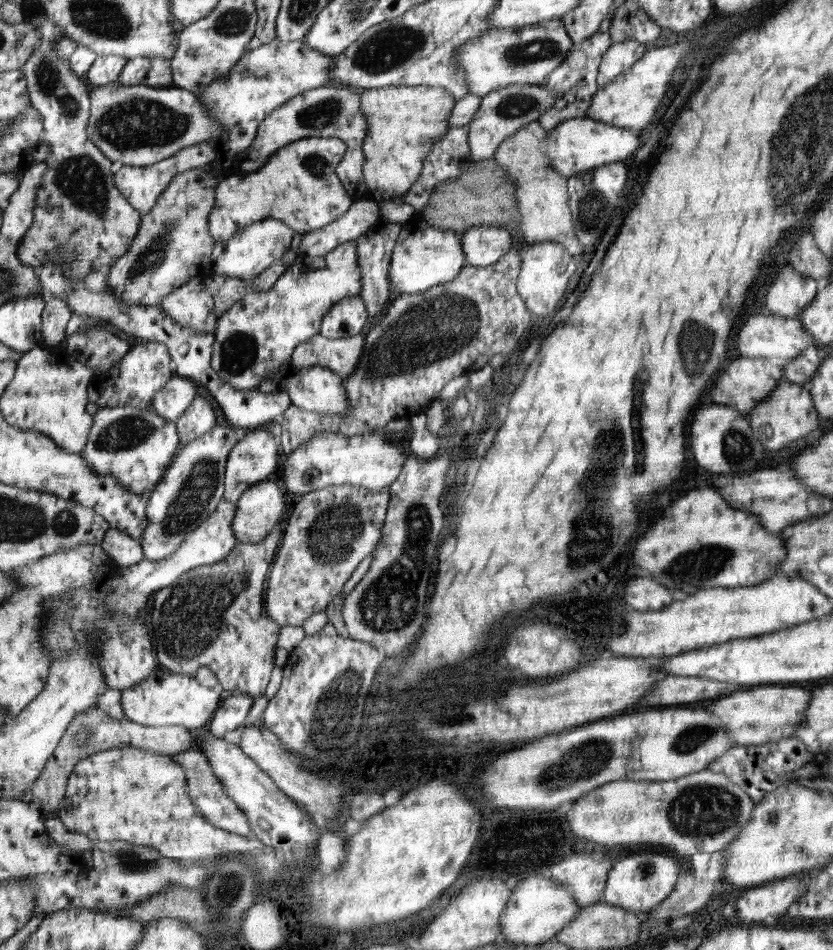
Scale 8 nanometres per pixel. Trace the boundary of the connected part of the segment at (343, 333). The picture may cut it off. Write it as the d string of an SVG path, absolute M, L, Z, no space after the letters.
M348 296L340 300L331 308L331 311L323 317L322 327L319 329L321 336L328 339L340 339L360 335L369 312L363 298Z

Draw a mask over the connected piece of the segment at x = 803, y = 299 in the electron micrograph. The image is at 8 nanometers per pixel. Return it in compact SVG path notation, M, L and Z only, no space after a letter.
M790 266L780 268L772 286L768 282L768 292L764 294L764 306L778 316L799 316L799 313L816 297L816 280L796 272Z

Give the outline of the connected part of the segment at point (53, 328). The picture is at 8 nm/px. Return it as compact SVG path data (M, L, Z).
M48 295L41 319L42 348L51 350L66 340L64 329L73 316L69 306L56 296Z

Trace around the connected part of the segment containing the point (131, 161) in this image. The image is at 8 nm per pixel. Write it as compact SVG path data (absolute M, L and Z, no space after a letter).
M115 84L96 86L89 91L91 116L86 128L88 138L112 161L120 160L130 167L148 167L166 160L183 148L218 138L224 128L218 120L210 118L210 108L202 106L196 94L180 87Z

